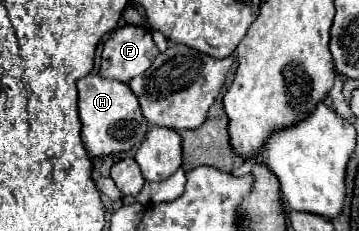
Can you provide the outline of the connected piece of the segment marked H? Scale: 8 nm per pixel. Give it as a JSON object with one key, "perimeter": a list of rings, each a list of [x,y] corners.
{"perimeter":[[[87,74],[77,82],[79,90],[79,120],[83,124],[83,146],[91,156],[113,156],[139,146],[149,130],[147,120],[141,114],[139,100],[129,84],[101,78],[99,74]]]}

